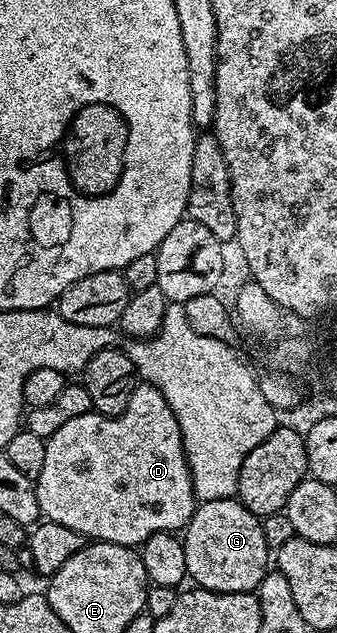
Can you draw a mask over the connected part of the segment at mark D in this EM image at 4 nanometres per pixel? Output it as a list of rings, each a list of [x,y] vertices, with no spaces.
[[[142,382],[133,390],[131,401],[127,401],[127,409],[123,413],[114,416],[90,413],[67,421],[67,425],[62,425],[50,439],[45,440],[45,448],[47,453],[43,460],[43,469],[35,481],[42,516],[48,522],[67,525],[67,529],[75,529],[75,533],[85,536],[86,540],[114,543],[115,545],[137,549],[147,541],[147,537],[151,537],[151,533],[159,533],[160,531],[180,532],[189,524],[193,510],[197,508],[199,500],[193,491],[193,478],[189,472],[189,462],[185,460],[185,446],[179,429],[179,421],[175,419],[175,413],[171,413],[171,405],[167,405],[163,393],[159,393],[159,389],[150,383]]]

